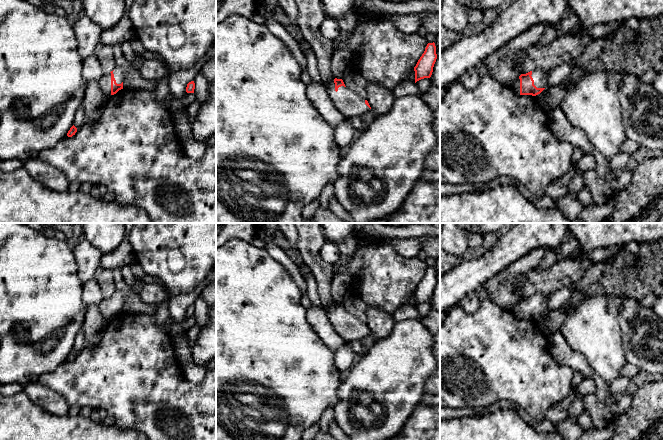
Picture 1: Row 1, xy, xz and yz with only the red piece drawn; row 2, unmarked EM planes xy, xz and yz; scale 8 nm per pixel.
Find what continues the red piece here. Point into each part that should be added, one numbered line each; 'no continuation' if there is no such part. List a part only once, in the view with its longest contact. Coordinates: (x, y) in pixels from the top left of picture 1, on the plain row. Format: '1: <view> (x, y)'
1: xy (105, 306)

